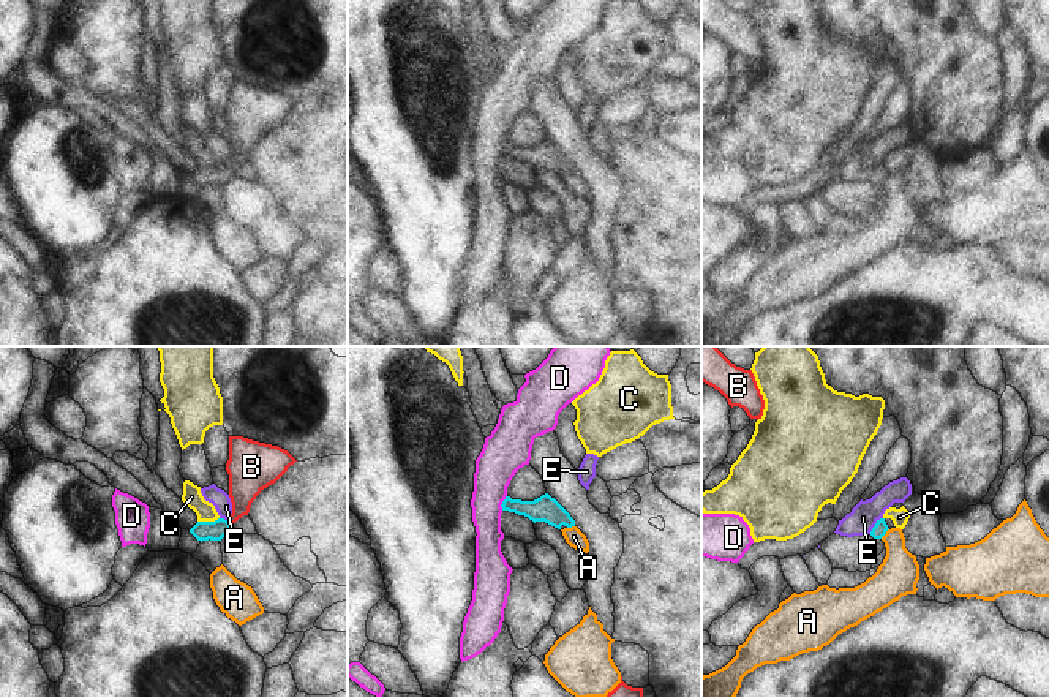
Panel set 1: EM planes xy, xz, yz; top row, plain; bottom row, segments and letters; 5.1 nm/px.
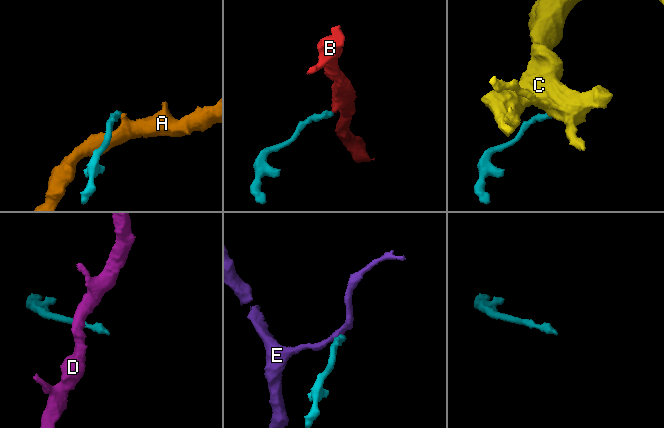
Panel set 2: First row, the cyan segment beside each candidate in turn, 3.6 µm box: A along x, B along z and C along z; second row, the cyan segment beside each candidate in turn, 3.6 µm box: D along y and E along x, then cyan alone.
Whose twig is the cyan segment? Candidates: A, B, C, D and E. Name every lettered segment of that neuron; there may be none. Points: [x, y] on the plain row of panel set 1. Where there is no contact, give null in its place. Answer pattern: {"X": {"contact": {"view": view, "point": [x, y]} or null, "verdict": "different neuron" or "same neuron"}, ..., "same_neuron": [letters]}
{"A": {"contact": {"view": "yz", "point": [885, 179]}, "verdict": "different neuron"}, "B": {"contact": {"view": "xy", "point": [229, 169]}, "verdict": "same neuron"}, "C": {"contact": {"view": "xy", "point": [207, 168]}, "verdict": "different neuron"}, "D": {"contact": {"view": "xz", "point": [503, 149]}, "verdict": "different neuron"}, "E": {"contact": {"view": "yz", "point": [876, 171]}, "verdict": "different neuron"}, "same_neuron": ["B"]}

